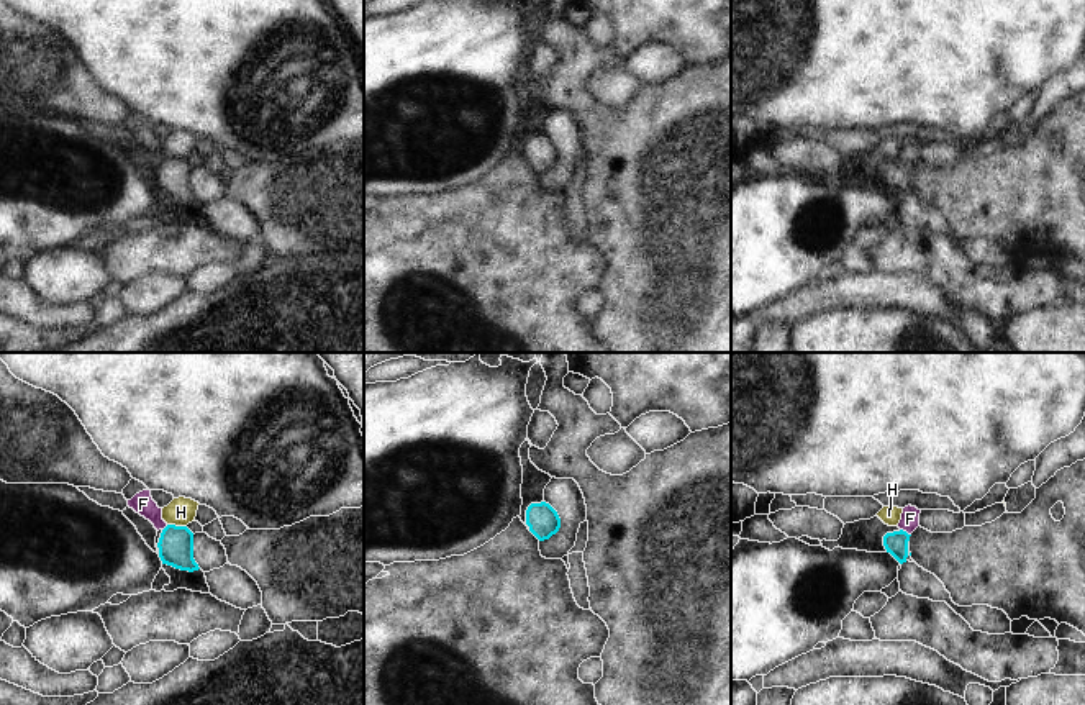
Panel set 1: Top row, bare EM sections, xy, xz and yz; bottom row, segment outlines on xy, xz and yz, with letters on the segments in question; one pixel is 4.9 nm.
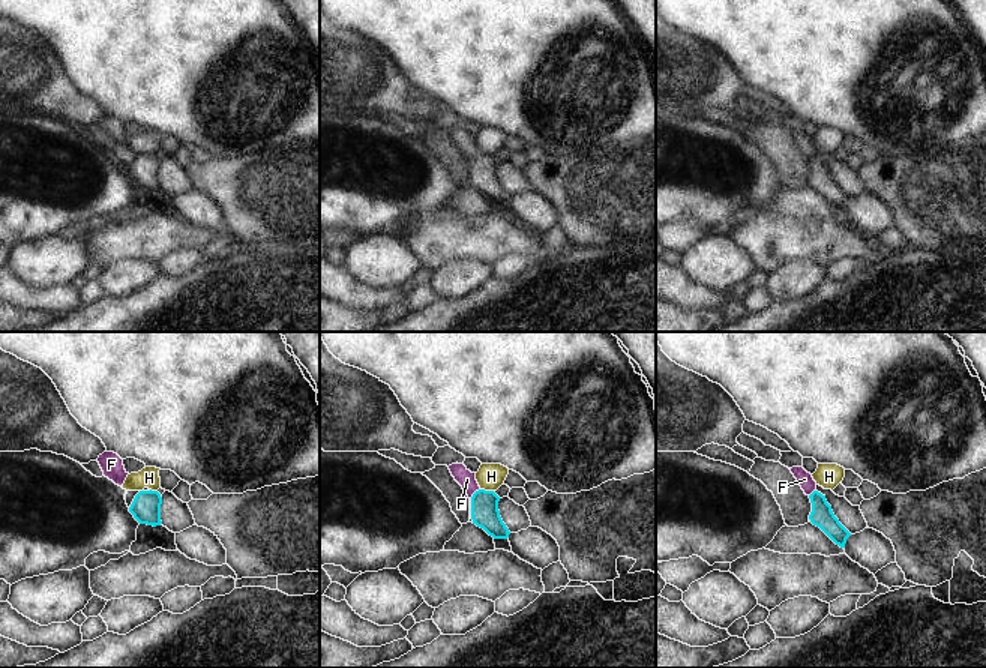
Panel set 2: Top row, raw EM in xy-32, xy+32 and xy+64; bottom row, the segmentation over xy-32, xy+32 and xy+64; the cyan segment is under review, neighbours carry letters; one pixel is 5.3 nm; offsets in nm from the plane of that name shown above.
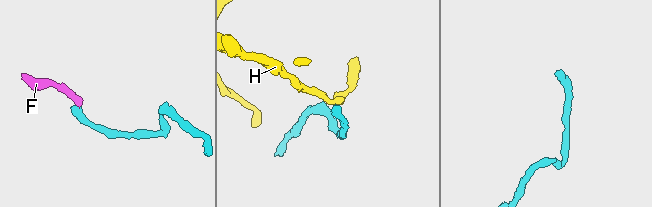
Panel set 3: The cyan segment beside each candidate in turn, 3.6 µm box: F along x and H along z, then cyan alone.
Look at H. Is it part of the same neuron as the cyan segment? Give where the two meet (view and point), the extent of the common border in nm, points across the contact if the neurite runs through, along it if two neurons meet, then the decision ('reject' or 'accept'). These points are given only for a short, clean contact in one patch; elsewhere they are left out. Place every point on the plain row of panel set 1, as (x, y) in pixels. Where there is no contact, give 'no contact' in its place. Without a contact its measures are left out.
meets cyan in xy at (177, 159); contact 100 nm long; border along xy (167, 156), (186, 159); reject

